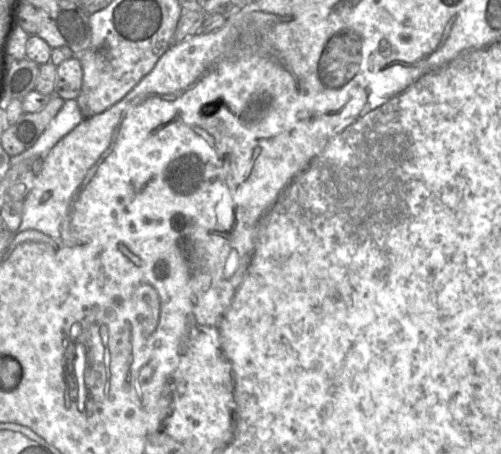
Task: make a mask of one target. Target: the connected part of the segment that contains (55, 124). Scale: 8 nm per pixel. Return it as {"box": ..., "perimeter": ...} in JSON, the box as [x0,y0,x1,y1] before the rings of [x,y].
{"box":[10,99,84,166],"perimeter":[[[76,99],[66,100],[51,120],[46,130],[36,143],[24,152],[10,157],[10,166],[17,165],[25,159],[45,157],[64,136],[70,133],[84,119]]]}

